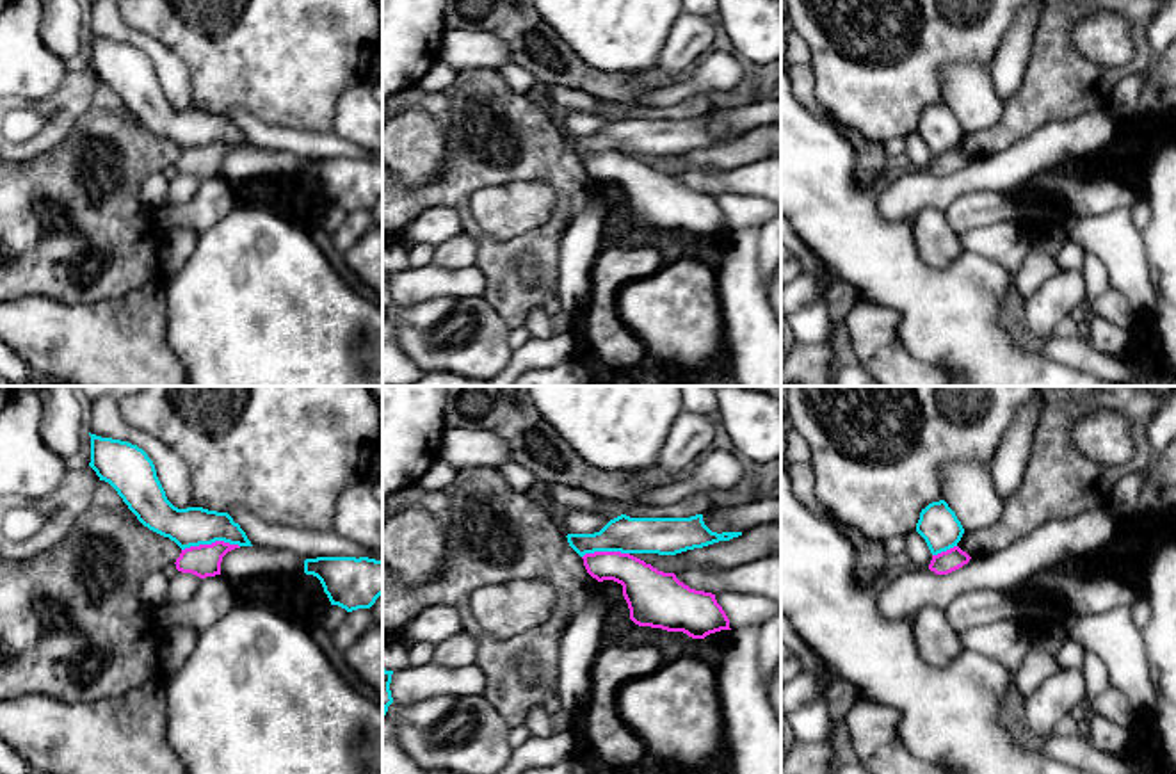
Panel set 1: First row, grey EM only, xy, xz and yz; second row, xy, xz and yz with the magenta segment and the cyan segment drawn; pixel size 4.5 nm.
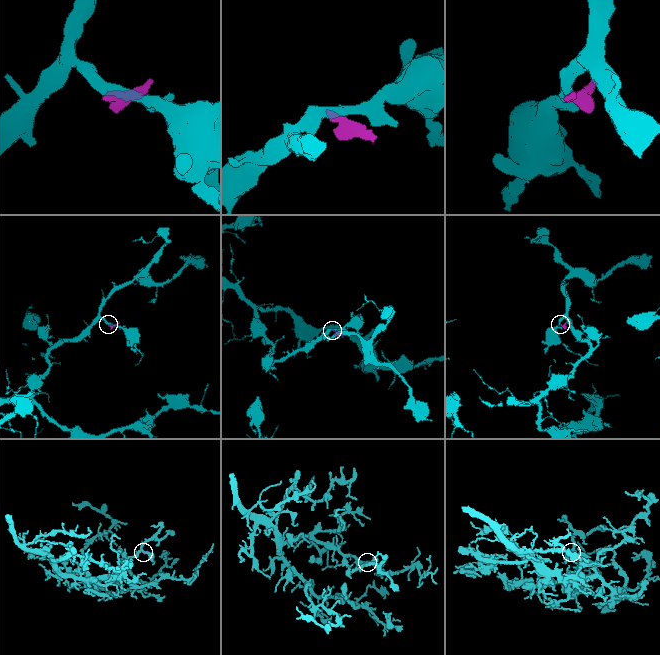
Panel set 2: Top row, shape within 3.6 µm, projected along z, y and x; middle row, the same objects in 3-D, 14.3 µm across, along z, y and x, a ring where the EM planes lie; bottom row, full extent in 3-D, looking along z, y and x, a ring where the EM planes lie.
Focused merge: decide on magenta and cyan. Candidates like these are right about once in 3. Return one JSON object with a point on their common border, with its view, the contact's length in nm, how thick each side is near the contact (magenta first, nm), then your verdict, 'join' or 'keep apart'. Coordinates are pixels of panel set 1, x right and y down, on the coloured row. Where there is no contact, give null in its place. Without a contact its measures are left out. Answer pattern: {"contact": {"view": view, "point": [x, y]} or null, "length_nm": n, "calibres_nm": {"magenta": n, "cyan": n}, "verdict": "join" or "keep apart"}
{"contact": {"view": "xy", "point": [212, 543]}, "length_nm": 260, "calibres_nm": {"magenta": 150, "cyan": 180}, "verdict": "keep apart"}

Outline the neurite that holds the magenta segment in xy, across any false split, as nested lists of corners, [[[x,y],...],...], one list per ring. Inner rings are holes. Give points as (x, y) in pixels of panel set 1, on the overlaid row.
[[[215,541],[212,544],[199,544],[181,550],[176,559],[176,569],[181,573],[192,573],[199,578],[221,575],[222,557],[240,548],[238,544],[230,544],[224,541]]]

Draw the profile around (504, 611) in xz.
[[[536,576],[484,584],[470,596],[470,610],[493,641],[509,641],[546,623],[557,605],[555,587]]]

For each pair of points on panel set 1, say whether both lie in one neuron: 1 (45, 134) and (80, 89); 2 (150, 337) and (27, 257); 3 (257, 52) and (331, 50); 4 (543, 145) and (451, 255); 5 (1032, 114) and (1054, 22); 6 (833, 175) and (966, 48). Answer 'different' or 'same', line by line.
1: same
2: different
3: same
4: different
5: same
6: different

